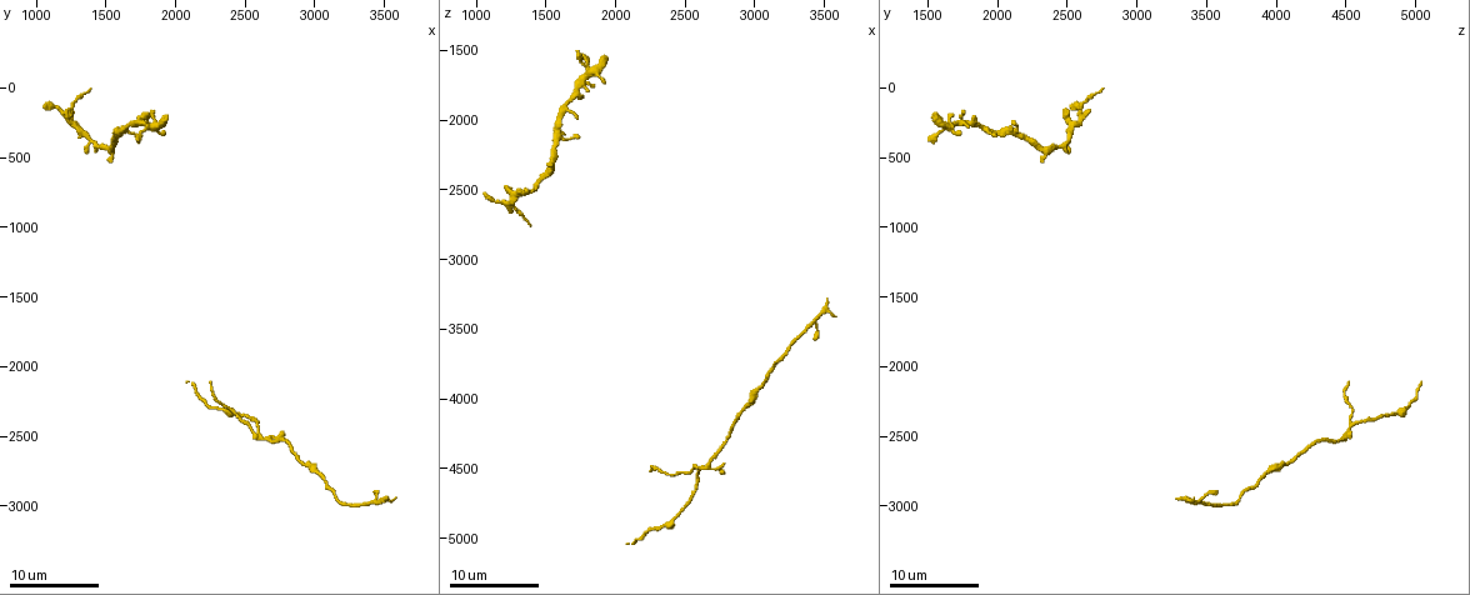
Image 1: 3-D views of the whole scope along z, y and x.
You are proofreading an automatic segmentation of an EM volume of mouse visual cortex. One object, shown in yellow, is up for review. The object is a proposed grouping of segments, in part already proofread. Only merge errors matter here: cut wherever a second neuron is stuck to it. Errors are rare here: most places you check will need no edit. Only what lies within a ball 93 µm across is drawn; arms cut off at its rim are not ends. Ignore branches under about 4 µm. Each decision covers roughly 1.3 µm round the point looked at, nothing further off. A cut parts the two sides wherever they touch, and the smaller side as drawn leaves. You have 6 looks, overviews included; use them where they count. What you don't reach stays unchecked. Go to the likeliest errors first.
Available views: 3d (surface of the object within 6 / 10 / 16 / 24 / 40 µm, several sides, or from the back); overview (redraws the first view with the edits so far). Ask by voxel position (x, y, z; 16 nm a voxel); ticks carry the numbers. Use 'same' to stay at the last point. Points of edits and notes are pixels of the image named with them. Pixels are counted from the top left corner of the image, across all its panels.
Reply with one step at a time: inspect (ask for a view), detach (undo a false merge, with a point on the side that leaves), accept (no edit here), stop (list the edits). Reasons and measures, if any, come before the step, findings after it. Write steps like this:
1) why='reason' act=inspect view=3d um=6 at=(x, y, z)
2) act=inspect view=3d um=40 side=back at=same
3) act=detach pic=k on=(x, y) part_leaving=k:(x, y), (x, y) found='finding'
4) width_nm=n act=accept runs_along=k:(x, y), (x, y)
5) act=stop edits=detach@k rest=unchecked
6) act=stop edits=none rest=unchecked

why='a fork' act=inspect view=3d um=10 at=(2620, 2480, 4520)

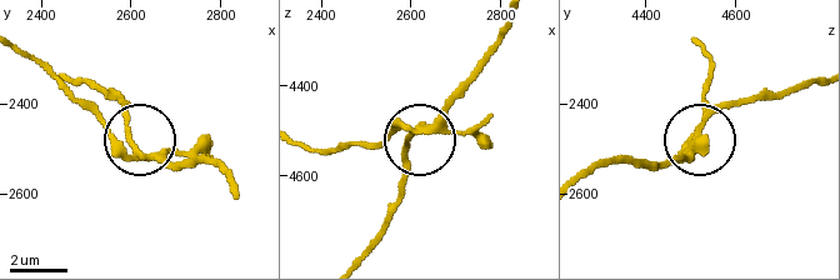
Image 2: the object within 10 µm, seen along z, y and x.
width_nm=220 act=detach pic=2 on=(474, 133) part_leaving=2:(430, 129), (398, 129), (325, 149), (304, 144) found='two neurons meet here'

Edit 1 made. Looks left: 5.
act=inspect view=overview

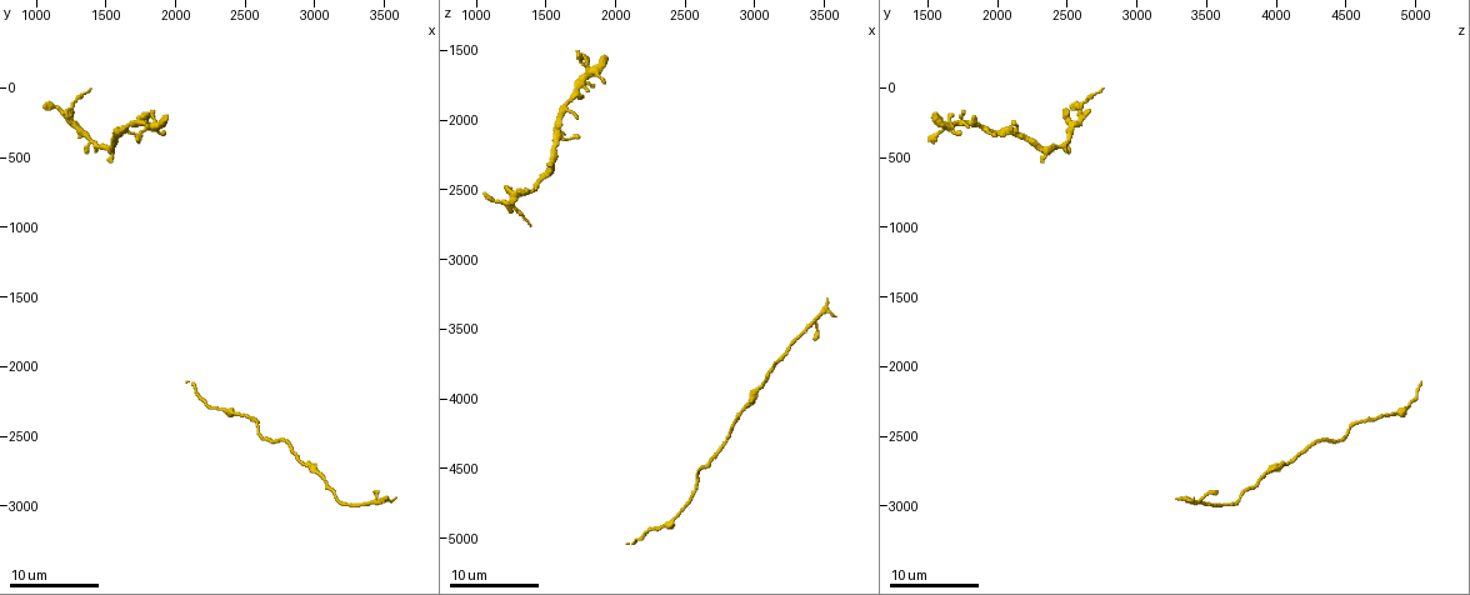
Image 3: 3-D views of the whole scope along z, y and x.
act=inspect view=3d um=10 at=(1420, 440, 2440)

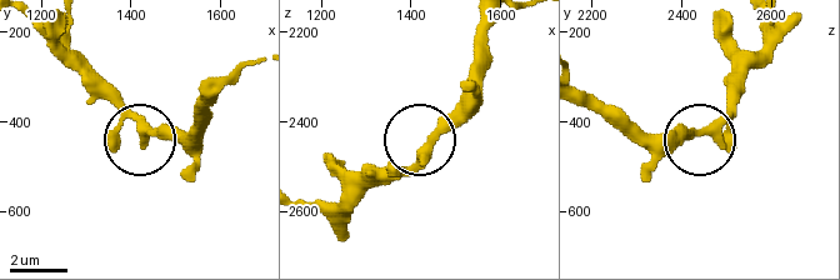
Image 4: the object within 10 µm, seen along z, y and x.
side_arm_um=10 act=accept found='one neuron here'

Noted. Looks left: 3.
why='calibre changes' act=inspect view=3d um=6 at=(2300, 2280, 4920)

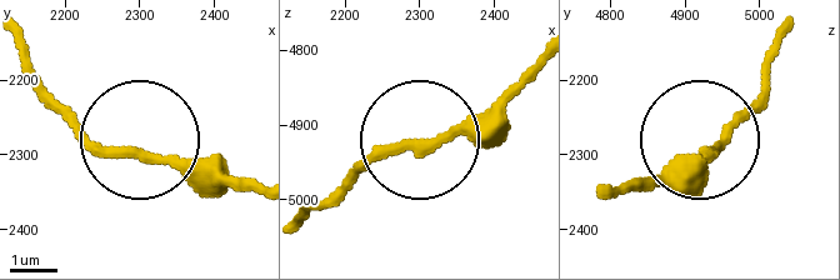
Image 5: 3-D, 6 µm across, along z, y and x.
why='from behind' act=inspect view=3d um=6 side=back at=(2310, 2305, 4925)

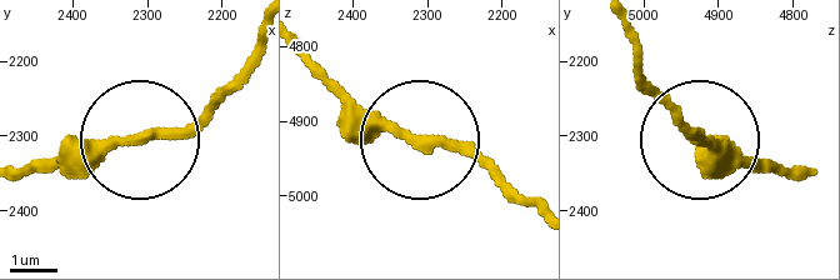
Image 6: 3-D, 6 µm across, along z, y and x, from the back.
width_nm=240 act=accept runs_along=6:(796, 175), (748, 166), (656, 95) found='continuous, no second neuron'

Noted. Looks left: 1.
act=stop edits=detach@2 rest=unchecked

